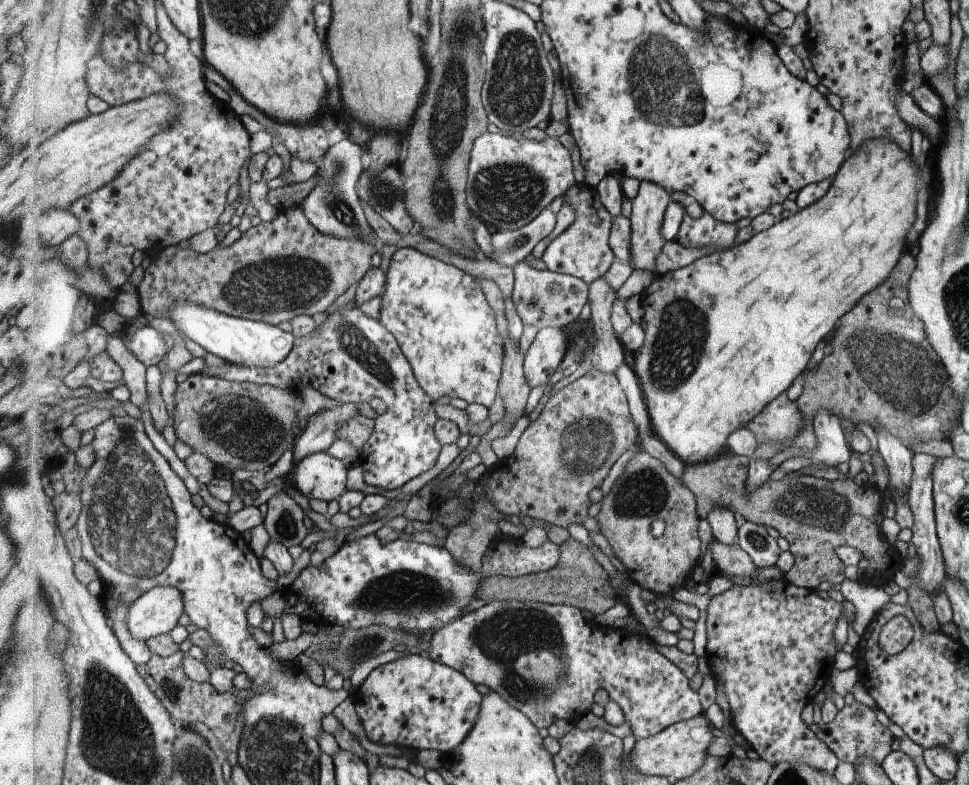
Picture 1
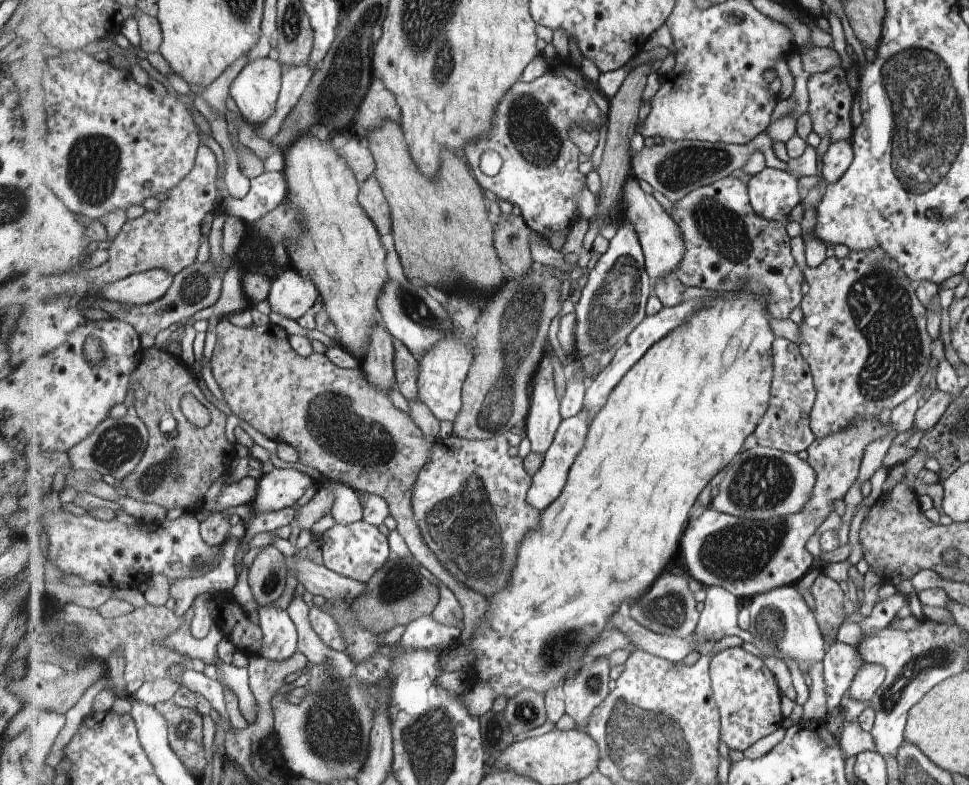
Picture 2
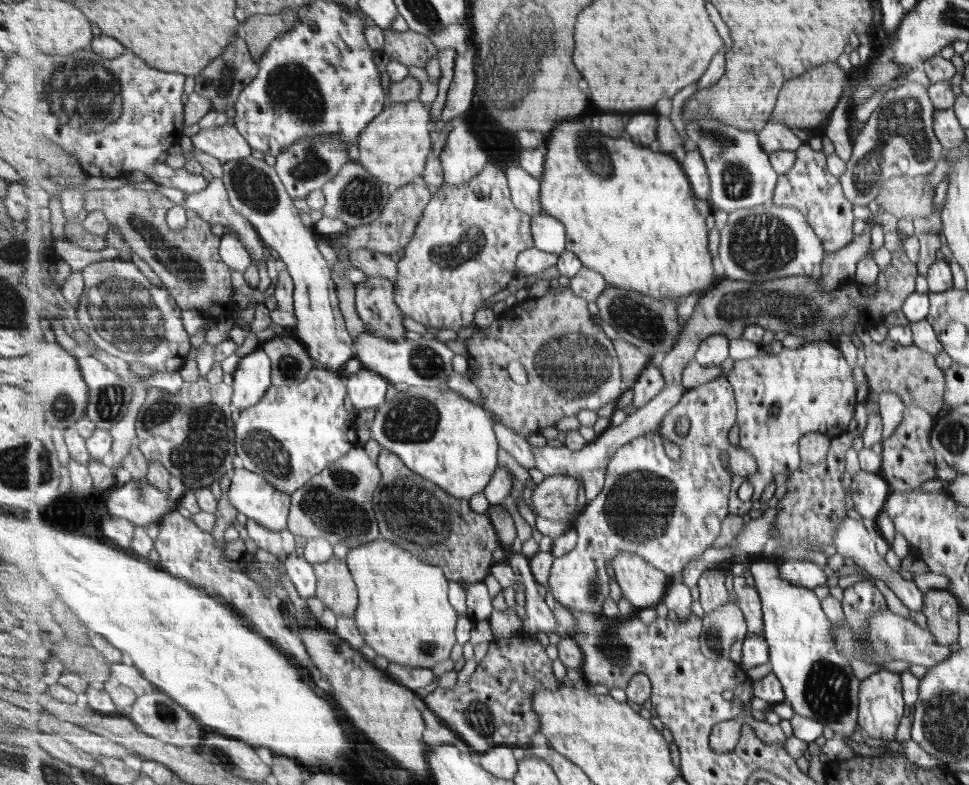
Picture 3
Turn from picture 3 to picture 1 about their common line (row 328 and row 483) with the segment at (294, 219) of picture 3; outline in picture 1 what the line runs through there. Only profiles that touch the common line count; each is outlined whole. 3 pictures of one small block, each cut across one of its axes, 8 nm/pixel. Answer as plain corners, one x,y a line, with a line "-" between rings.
322,451
294,465
293,485
307,499
338,500
347,492
347,466
343,460

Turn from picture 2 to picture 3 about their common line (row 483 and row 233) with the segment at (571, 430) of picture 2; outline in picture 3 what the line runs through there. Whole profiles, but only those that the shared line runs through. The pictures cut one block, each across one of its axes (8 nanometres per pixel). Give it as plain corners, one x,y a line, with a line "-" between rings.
539,214
531,220
531,232
534,236
534,246
551,254
563,254
567,246
567,229
565,224
554,216

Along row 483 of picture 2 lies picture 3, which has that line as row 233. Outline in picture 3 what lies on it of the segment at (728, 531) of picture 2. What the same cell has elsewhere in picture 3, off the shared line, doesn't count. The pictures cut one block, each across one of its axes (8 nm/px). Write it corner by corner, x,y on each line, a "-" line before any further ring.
805,143
796,150
796,155
797,160
793,169
779,178
775,196
773,196
775,198
773,204
801,209
803,214
806,214
805,217
809,224
822,240
826,254
847,249
856,236
853,232
853,224
856,219
853,201
843,194
841,182
829,171
828,156
825,156
821,150
813,150

